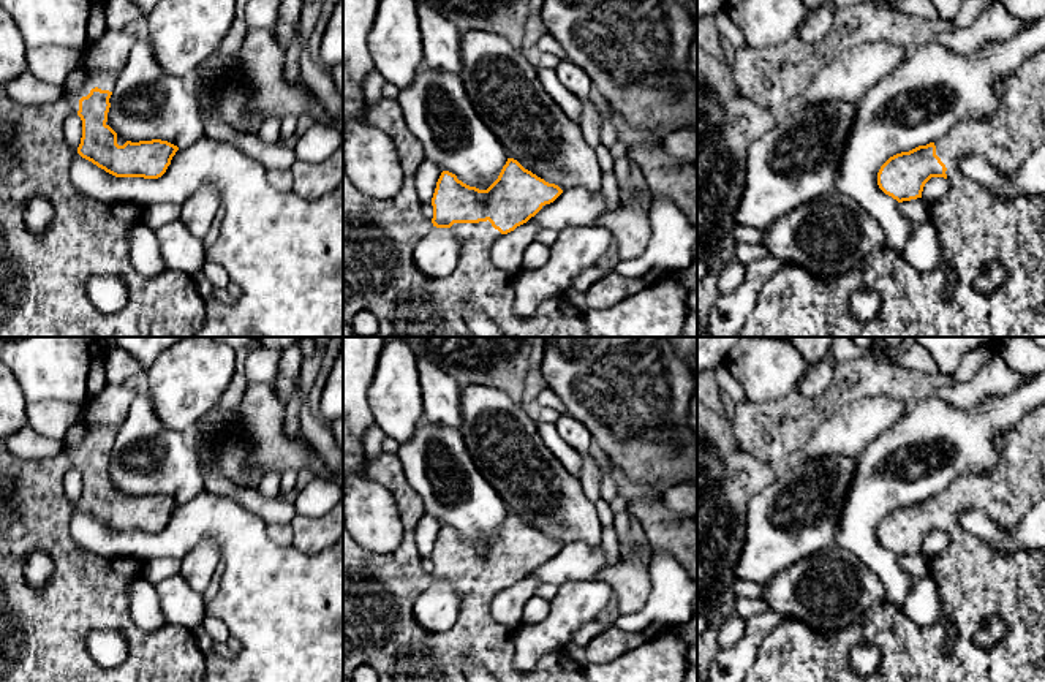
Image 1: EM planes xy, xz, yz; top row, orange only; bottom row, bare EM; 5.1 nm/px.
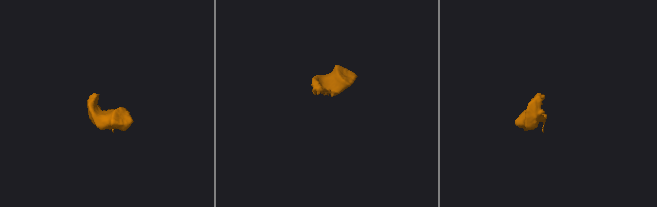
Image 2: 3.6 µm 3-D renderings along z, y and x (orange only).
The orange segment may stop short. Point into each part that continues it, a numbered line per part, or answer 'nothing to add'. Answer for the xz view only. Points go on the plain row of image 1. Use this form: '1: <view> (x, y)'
1: xz (380, 628)

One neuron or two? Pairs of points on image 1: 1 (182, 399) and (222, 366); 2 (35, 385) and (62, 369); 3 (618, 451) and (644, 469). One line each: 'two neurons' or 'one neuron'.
1: one neuron
2: one neuron
3: one neuron

